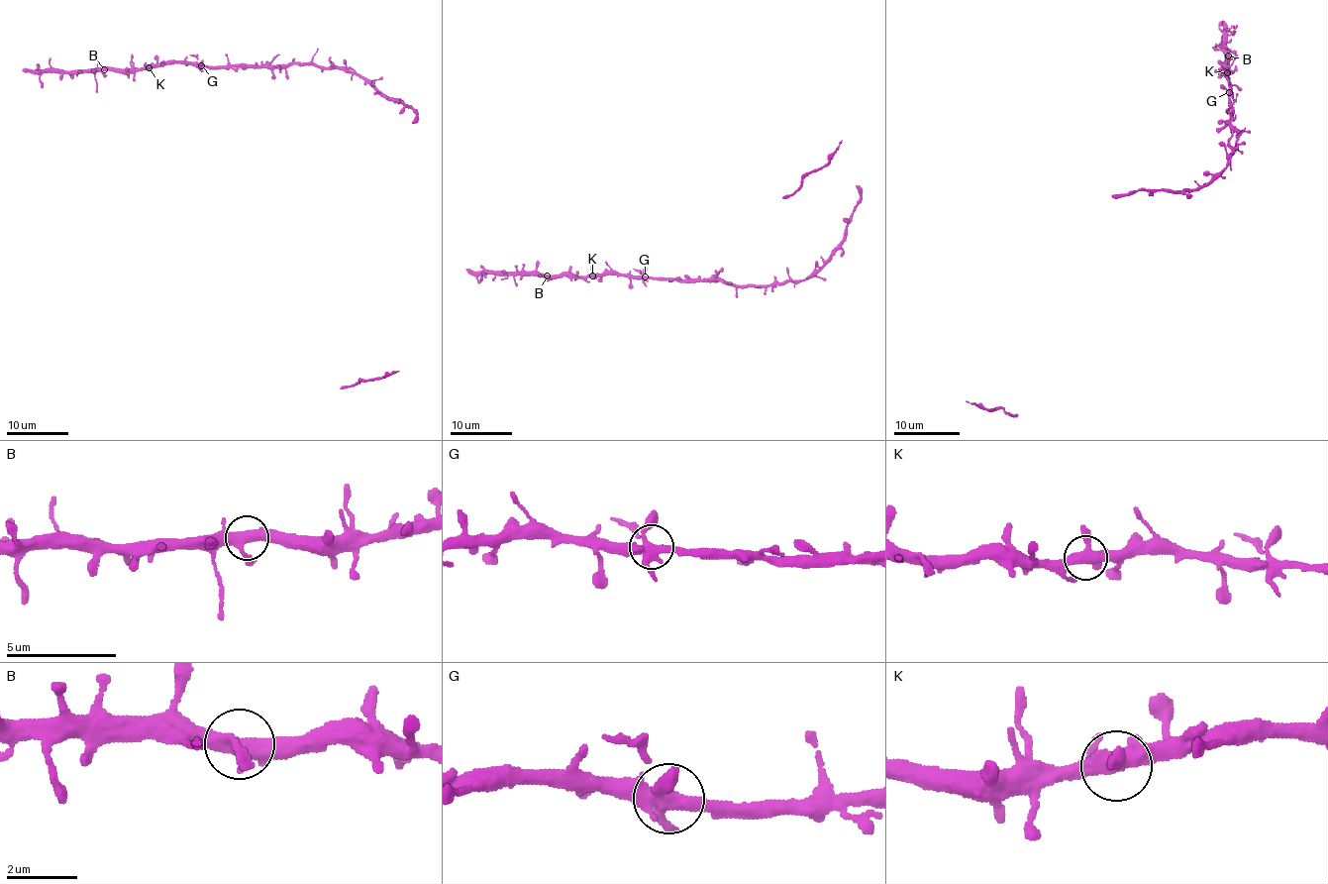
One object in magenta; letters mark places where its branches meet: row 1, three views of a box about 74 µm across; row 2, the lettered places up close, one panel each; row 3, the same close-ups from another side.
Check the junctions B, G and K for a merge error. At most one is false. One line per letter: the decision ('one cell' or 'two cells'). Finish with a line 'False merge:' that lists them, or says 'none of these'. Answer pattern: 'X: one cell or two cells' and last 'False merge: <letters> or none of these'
B: one cell
G: one cell
K: one cell
False merge: none of these

